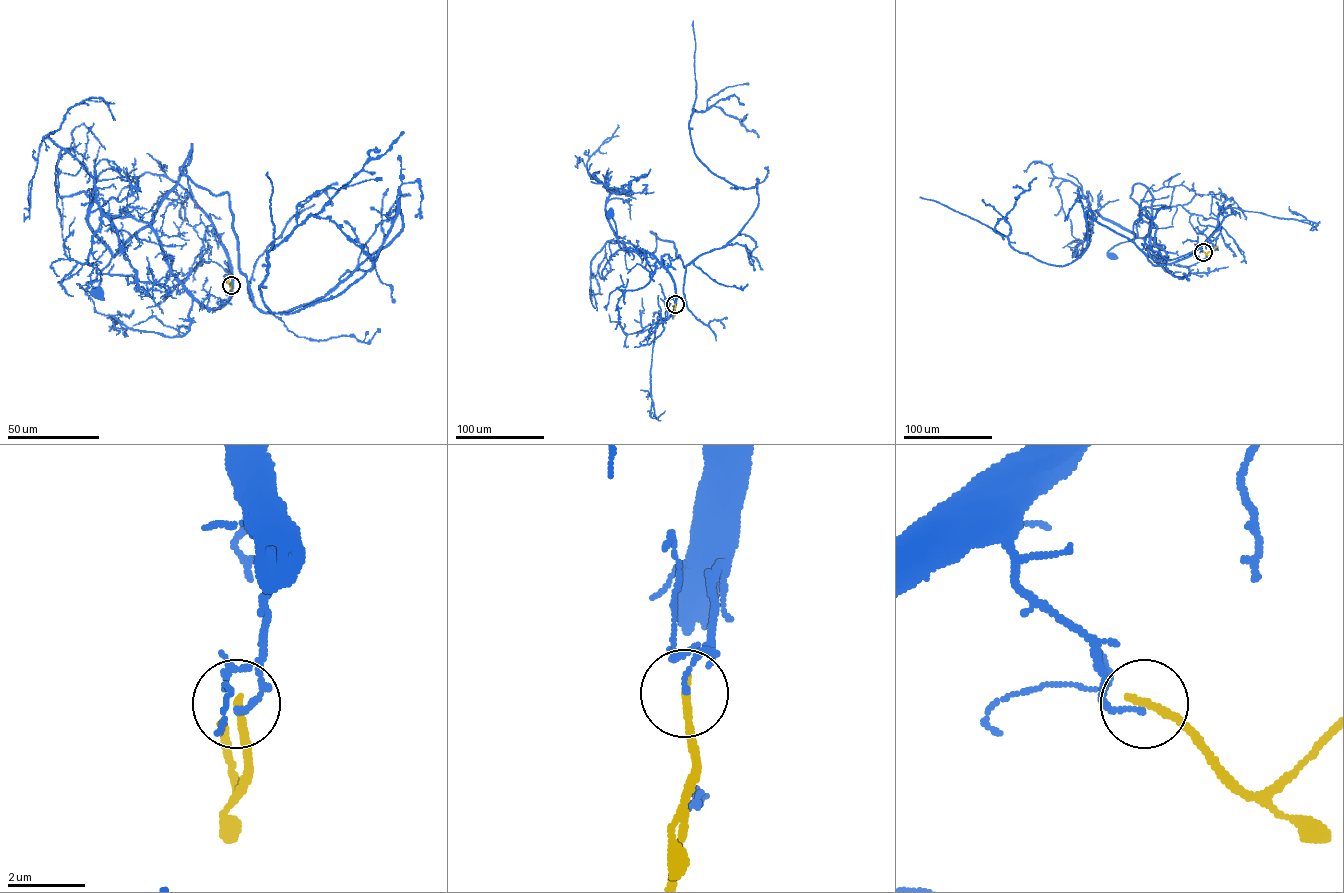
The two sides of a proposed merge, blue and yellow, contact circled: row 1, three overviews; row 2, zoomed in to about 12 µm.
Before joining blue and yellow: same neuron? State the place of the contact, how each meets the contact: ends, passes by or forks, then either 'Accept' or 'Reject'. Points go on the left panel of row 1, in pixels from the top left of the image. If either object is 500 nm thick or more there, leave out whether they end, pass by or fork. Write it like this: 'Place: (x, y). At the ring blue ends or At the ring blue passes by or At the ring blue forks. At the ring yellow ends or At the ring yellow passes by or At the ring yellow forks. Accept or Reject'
Place: (231, 285). At the ring blue ends. At the ring yellow ends. Reject

